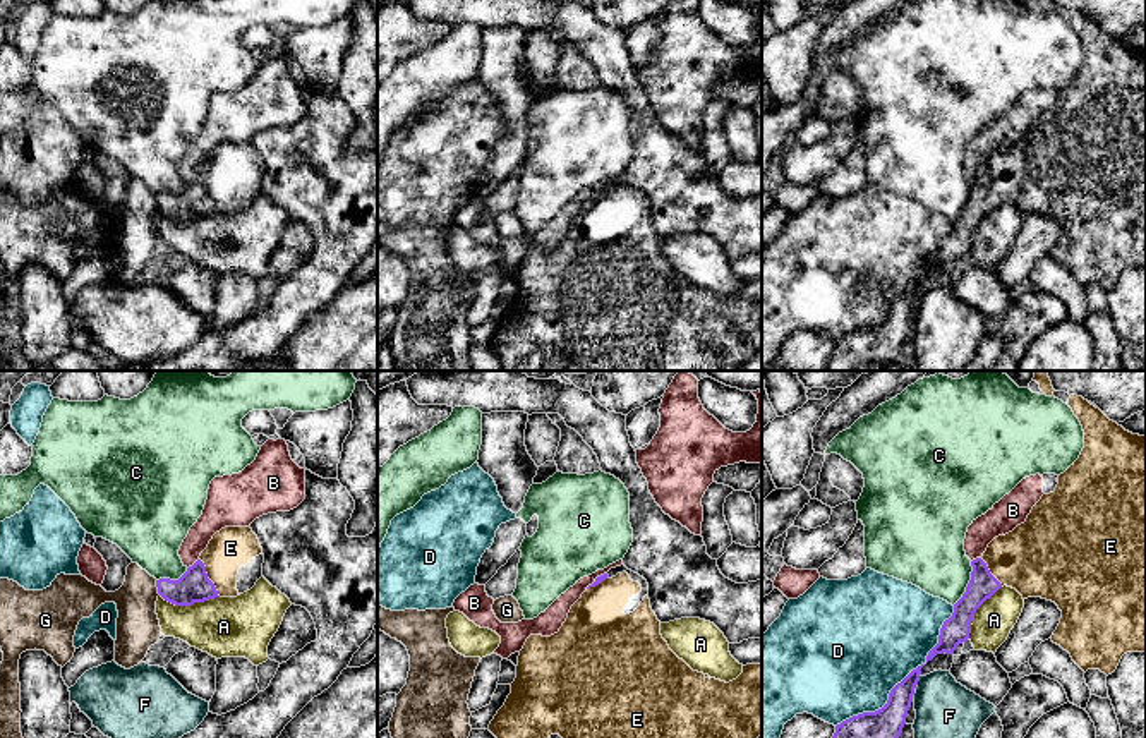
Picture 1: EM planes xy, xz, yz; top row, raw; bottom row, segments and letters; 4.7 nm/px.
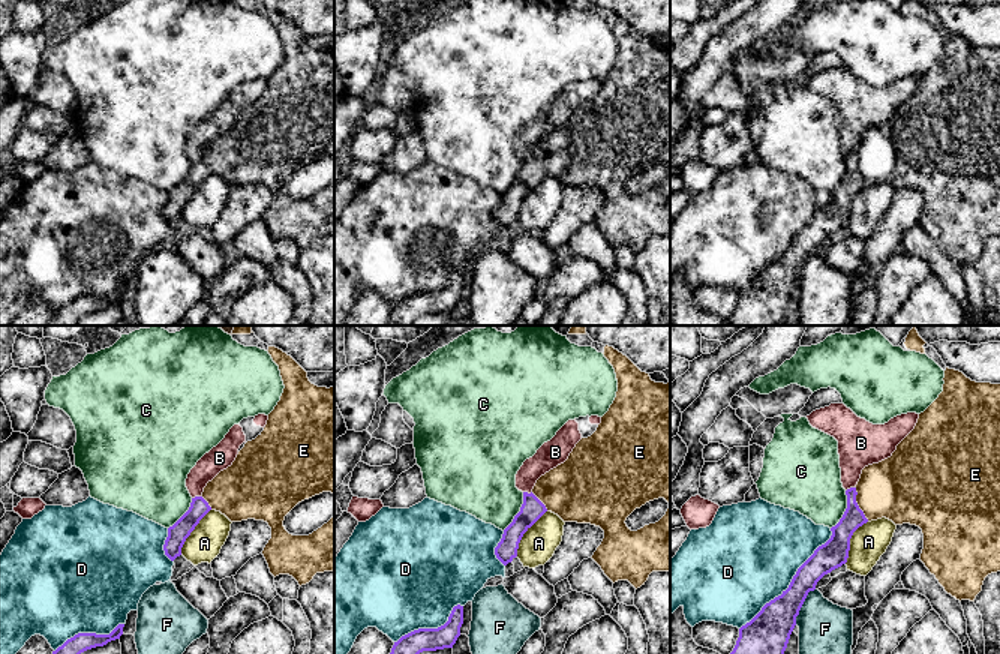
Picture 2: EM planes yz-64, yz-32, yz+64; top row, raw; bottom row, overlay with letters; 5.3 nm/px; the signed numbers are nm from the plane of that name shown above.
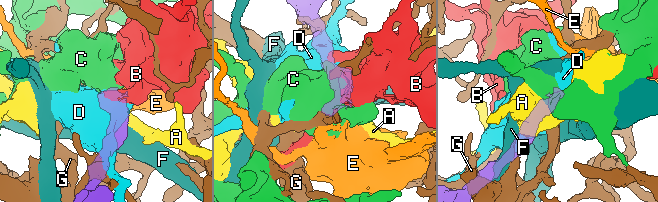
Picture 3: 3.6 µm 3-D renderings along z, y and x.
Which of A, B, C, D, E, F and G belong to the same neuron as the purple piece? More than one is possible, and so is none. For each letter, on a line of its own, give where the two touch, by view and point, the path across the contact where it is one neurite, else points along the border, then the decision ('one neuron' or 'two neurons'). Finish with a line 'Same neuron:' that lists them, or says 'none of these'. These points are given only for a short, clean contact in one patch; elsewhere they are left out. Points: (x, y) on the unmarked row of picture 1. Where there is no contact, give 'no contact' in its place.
A: meets purple in xy at (189, 220); two neurons
B: meets purple in xy at (194, 179); border along xy (198, 174), (187, 184); two neurons
C: meets purple in yz at (968, 199); border along yz (971, 177), (971, 194), (966, 206), (952, 220); two neurons
D: meets purple in yz at (906, 292); two neurons
E: meets purple in xy at (206, 193); runs through xy (194, 201), (206, 193), (230, 163); one neuron
F: meets purple in yz at (918, 296); border along yz (920, 292), (916, 299); two neurons
G: meets purple in xy at (156, 201); two neurons
Same neuron: E

